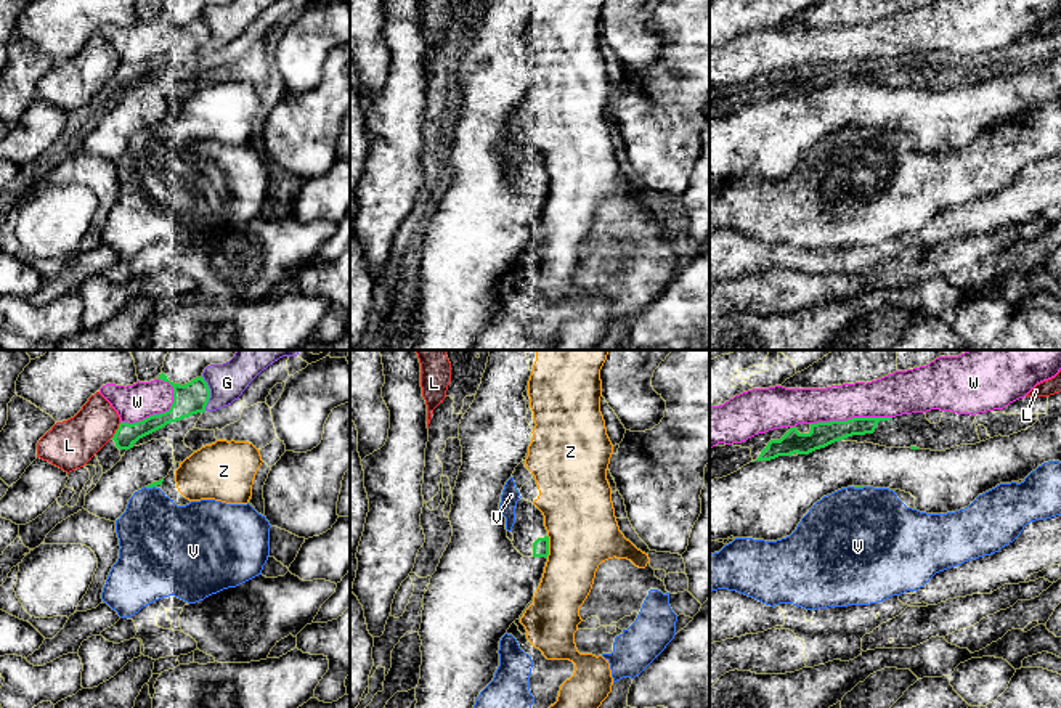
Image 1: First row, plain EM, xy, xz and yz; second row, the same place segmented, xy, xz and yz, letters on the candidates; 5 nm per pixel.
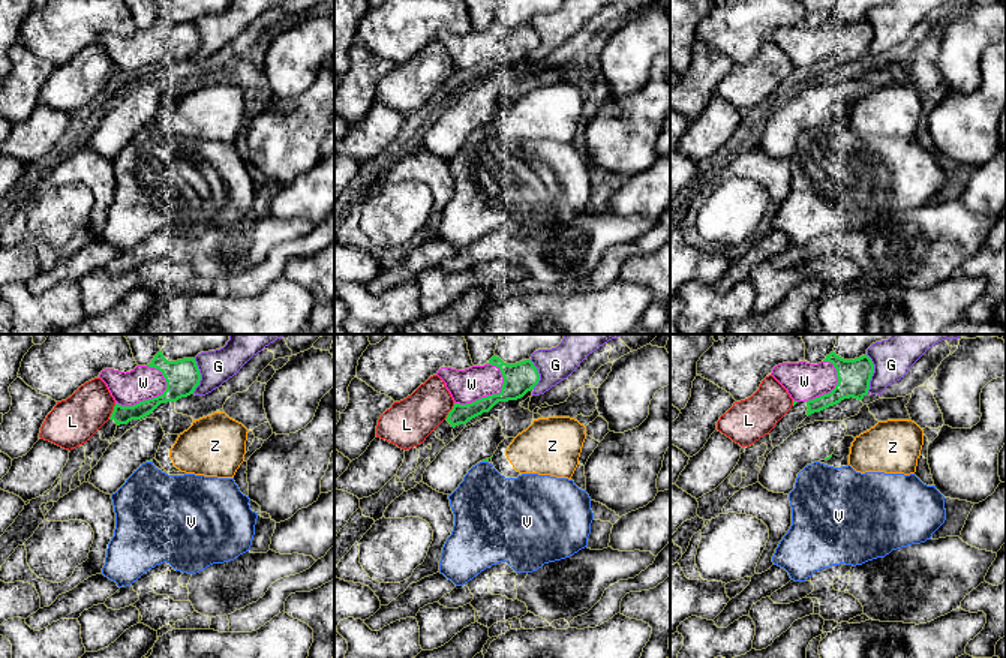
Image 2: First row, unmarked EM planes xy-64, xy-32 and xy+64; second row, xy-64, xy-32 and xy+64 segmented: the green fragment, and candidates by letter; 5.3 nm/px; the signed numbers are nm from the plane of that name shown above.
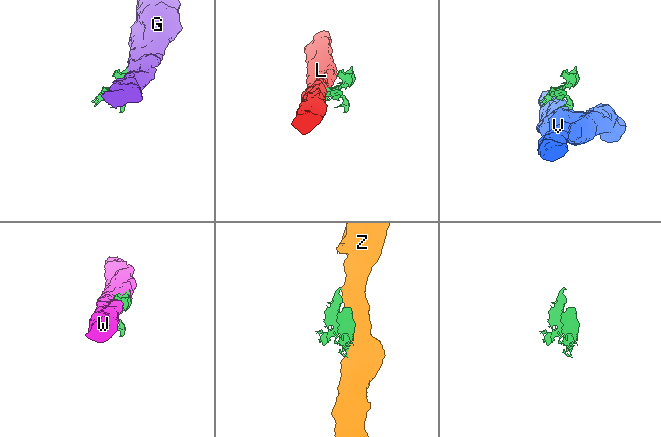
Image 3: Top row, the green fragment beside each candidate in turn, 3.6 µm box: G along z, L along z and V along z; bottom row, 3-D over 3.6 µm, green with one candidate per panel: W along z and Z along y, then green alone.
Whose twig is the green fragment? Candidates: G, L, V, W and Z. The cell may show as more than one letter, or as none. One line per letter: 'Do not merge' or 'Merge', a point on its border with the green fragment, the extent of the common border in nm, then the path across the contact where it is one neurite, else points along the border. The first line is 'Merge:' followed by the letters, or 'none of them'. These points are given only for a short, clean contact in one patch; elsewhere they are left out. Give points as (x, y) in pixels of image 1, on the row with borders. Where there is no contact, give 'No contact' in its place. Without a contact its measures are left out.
Merge: none of them
G: Do not merge. Touches green at xy (209, 394). Shared border 180 nm
L: Do not merge. Touches green at xy (116, 431). Shared border 90 nm
V: Do not merge. Touches green at yz (859, 487). Shared border 60 nm
W: Do not merge. Touches green at xy (154, 415). Shared border 320 nm
Z: Do not merge. Touches green at xz (548, 546). Shared border 120 nm

